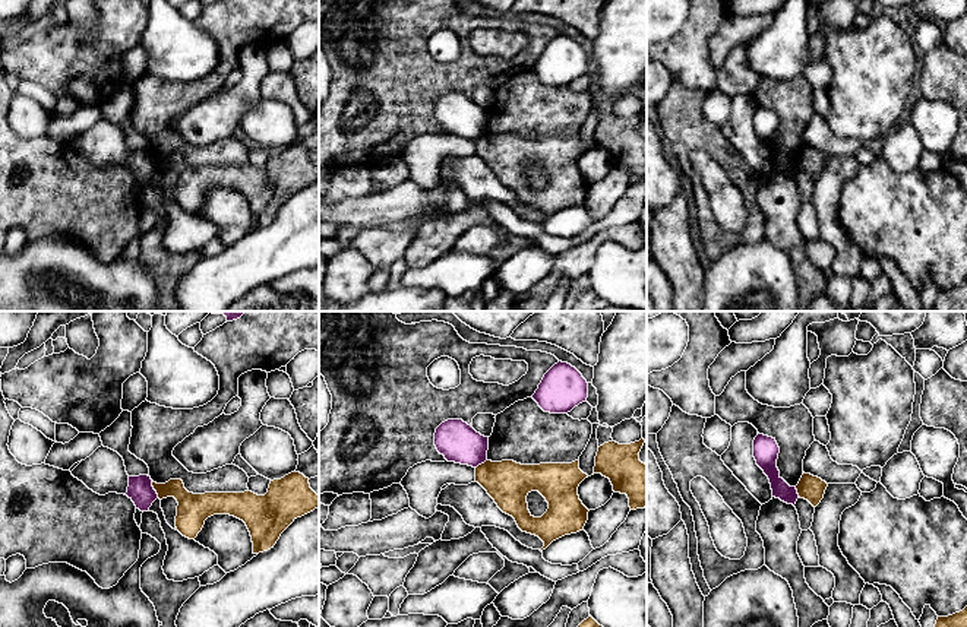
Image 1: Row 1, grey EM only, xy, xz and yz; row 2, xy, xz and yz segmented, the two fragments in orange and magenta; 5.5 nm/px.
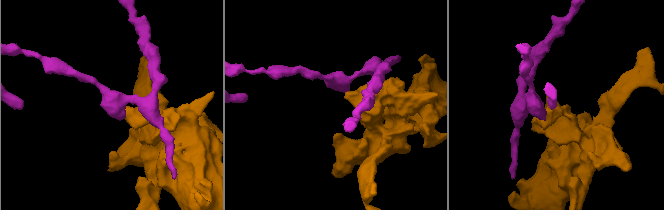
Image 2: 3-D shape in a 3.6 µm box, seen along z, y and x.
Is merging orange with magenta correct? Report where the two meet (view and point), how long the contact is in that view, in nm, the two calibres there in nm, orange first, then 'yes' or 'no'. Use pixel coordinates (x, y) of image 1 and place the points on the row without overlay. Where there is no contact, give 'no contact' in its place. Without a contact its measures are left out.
xy (155, 162) | 100 nm | 180/140 nm | no

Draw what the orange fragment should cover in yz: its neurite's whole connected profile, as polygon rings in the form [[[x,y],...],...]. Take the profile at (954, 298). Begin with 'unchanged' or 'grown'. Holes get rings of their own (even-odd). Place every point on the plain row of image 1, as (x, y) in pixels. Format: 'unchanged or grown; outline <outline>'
unchanged; outline [[[967,279],[948,289],[938,289],[935,301],[935,311],[967,311]]]

